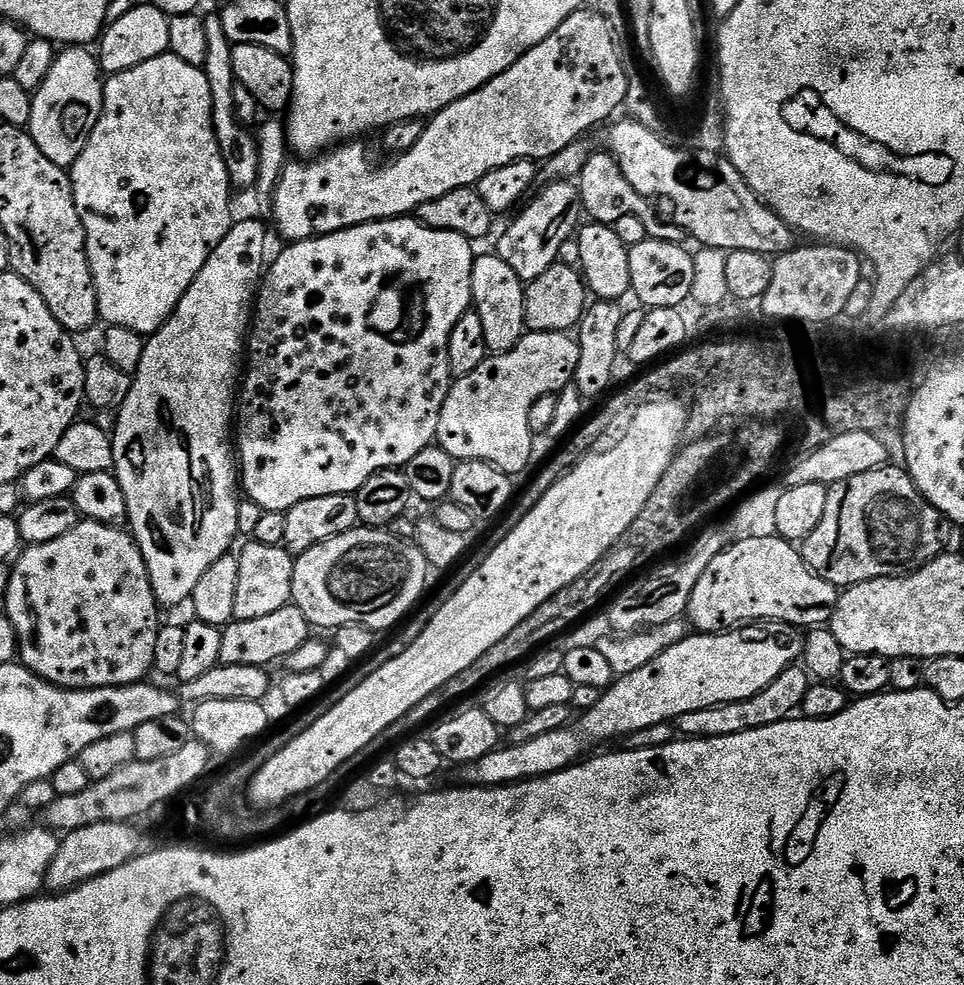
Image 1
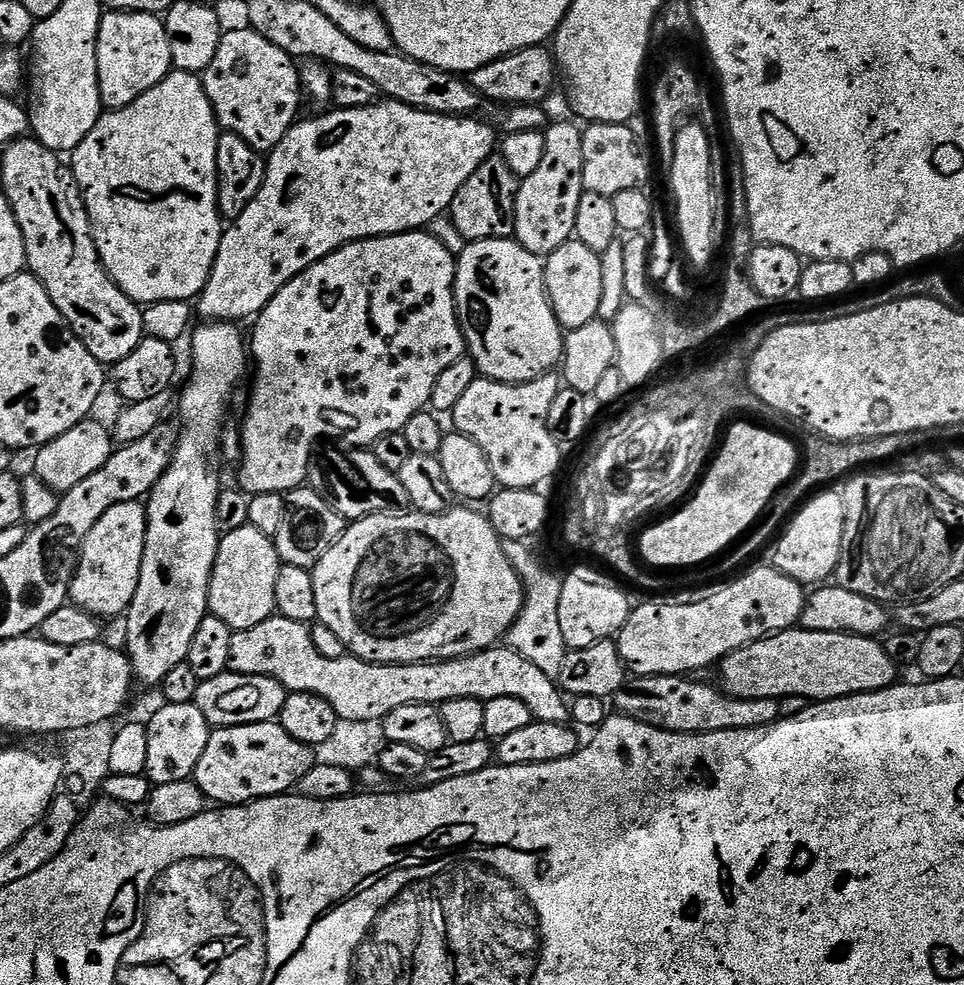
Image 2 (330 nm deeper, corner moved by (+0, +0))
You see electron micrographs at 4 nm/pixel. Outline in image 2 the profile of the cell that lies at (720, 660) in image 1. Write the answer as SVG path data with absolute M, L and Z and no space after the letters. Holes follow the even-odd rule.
M799 626L734 650L720 661L718 671L723 691L743 700L805 696L809 702L827 702L891 688L898 680L898 666L879 639L849 632L808 632Z

